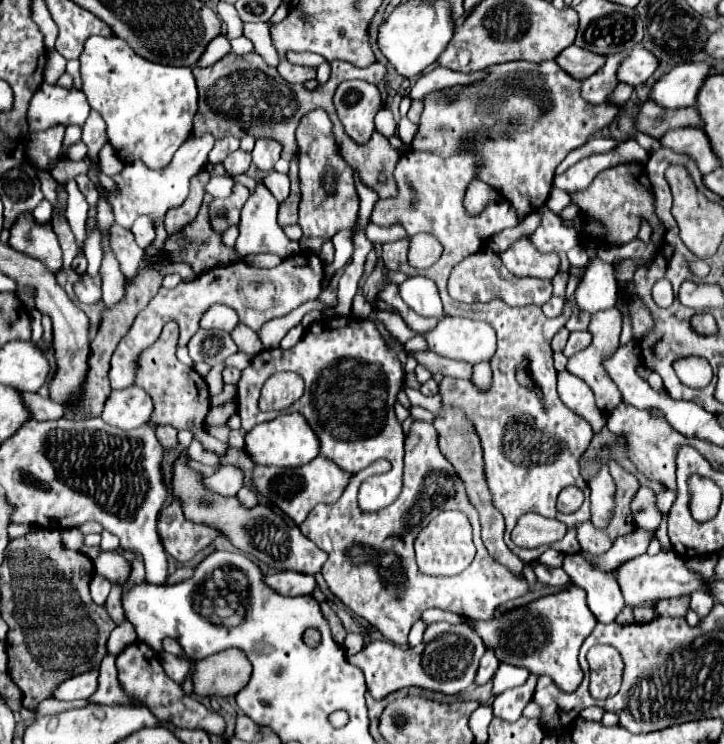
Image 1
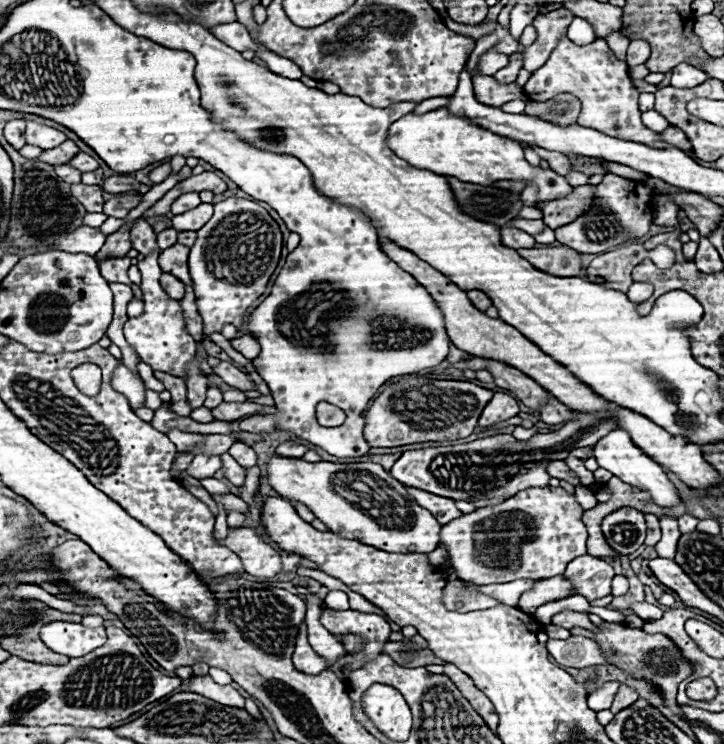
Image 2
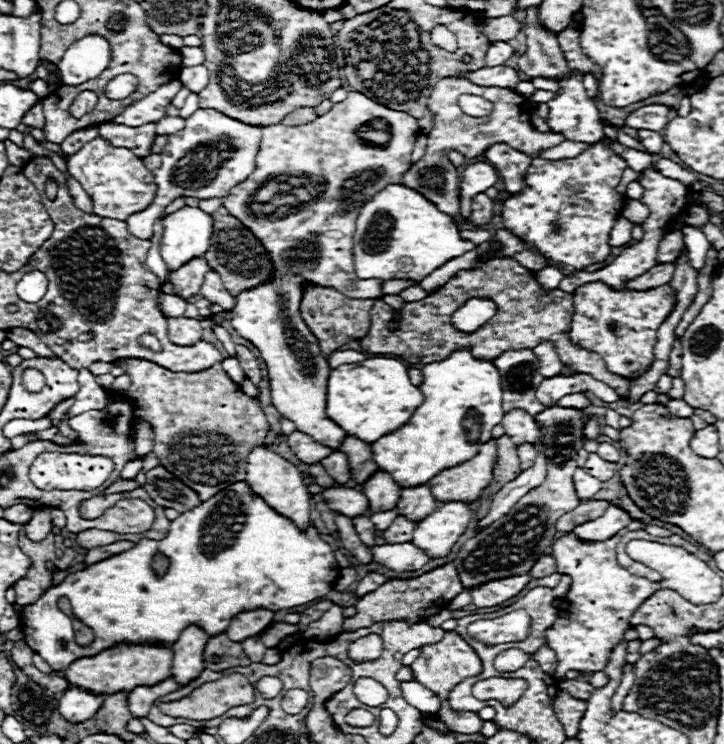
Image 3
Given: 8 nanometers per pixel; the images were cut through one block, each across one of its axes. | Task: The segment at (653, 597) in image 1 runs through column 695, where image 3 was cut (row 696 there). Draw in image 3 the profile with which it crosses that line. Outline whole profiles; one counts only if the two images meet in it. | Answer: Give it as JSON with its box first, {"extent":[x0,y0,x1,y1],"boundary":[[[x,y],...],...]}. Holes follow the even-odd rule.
{"extent":[558,680,592,700],"boundary":[[[566,680],[558,684],[558,688],[562,688],[564,692],[570,692],[570,696],[578,698],[578,700],[588,700],[592,696],[592,686],[588,682],[580,682],[580,680]]]}

